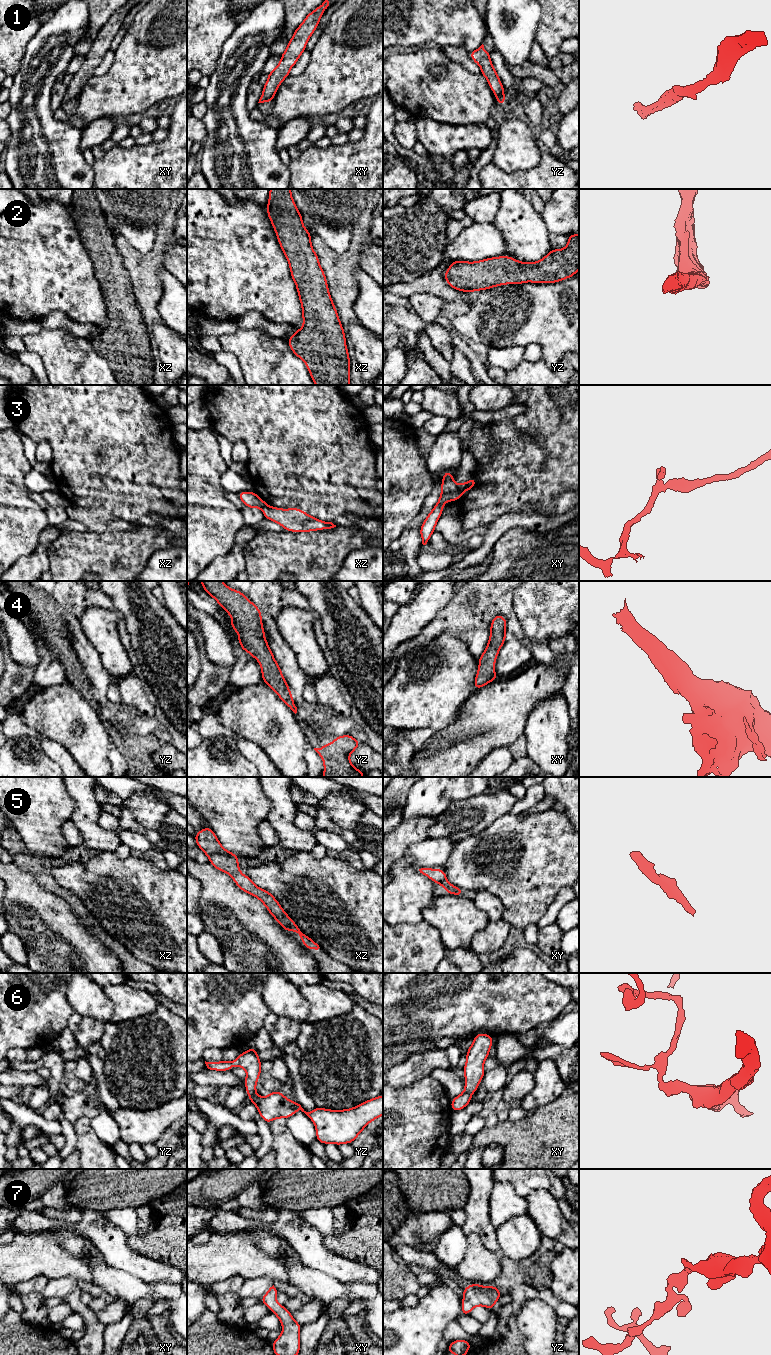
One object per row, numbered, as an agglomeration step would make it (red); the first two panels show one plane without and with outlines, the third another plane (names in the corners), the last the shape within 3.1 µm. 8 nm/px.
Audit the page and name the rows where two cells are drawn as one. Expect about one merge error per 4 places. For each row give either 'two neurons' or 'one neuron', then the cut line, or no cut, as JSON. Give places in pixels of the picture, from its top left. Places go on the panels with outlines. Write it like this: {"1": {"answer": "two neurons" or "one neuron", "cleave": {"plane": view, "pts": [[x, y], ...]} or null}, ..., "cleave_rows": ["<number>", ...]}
{"1": {"answer": "one neuron", "cleave": null}, "2": {"answer": "one neuron", "cleave": null}, "3": {"answer": "two neurons", "cleave": {"plane": "xy", "pts": [[457, 485], [463, 492]]}}, "4": {"answer": "one neuron", "cleave": null}, "5": {"answer": "one neuron", "cleave": null}, "6": {"answer": "one neuron", "cleave": null}, "7": {"answer": "one neuron", "cleave": null}, "cleave_rows": ["3"]}

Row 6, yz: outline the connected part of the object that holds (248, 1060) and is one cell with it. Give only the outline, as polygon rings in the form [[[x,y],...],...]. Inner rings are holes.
[[[250,1047],[249,1050],[240,1054],[233,1062],[222,1060],[221,1062],[206,1062],[208,1069],[215,1071],[229,1071],[232,1066],[244,1068],[247,1072],[247,1076],[244,1080],[246,1092],[248,1093],[249,1100],[257,1107],[261,1118],[268,1124],[277,1118],[290,1118],[295,1112],[301,1110],[304,1112],[314,1123],[316,1128],[316,1139],[323,1145],[327,1143],[333,1143],[335,1145],[351,1144],[357,1136],[363,1131],[363,1129],[373,1120],[383,1115],[383,1095],[376,1098],[367,1100],[360,1105],[345,1109],[345,1110],[330,1110],[324,1108],[318,1108],[315,1106],[312,1112],[306,1112],[298,1102],[293,1102],[286,1098],[279,1091],[272,1091],[266,1097],[259,1097],[256,1092],[256,1083],[259,1079],[259,1075],[262,1072],[261,1060],[257,1054],[259,1051]]]

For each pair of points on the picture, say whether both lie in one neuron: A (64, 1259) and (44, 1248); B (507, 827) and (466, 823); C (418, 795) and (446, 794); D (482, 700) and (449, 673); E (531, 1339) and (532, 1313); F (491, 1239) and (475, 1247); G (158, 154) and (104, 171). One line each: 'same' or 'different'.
A: same
B: different
C: same
D: different
E: same
F: different
G: same

